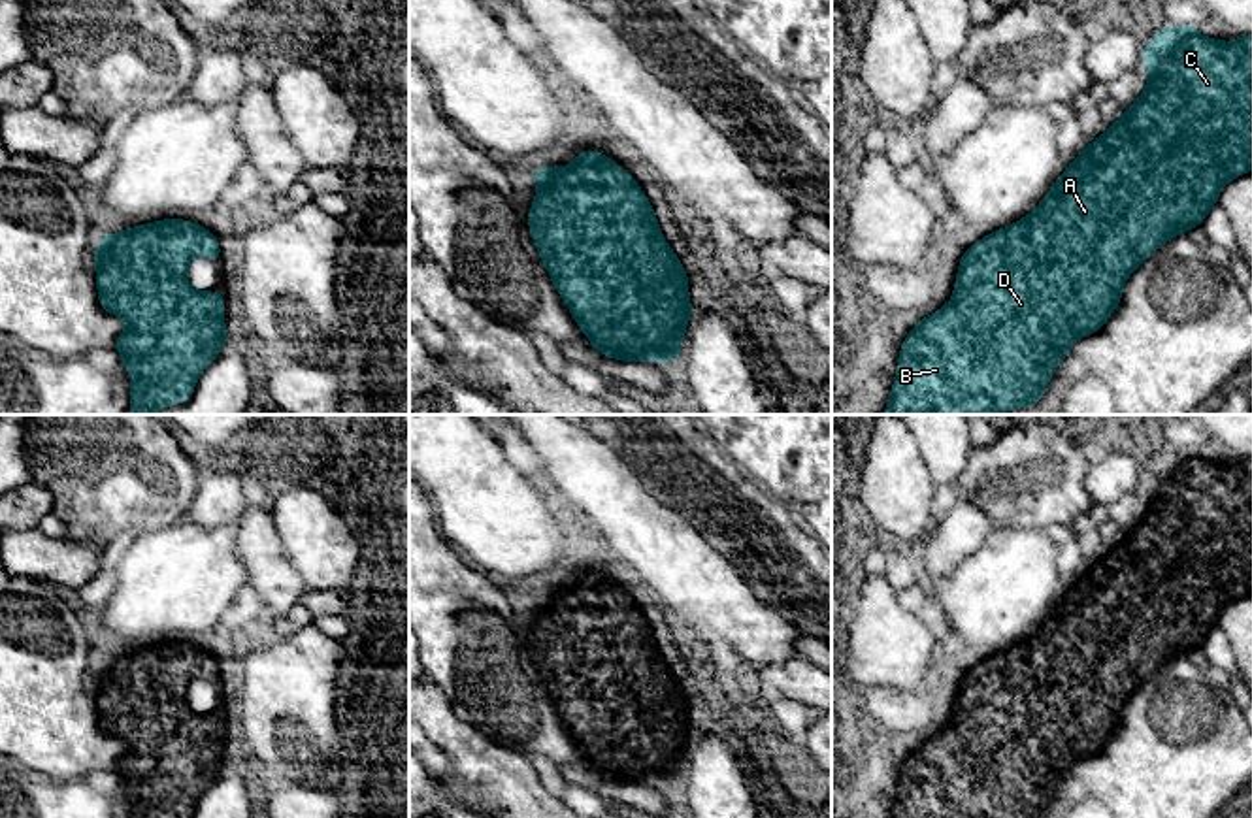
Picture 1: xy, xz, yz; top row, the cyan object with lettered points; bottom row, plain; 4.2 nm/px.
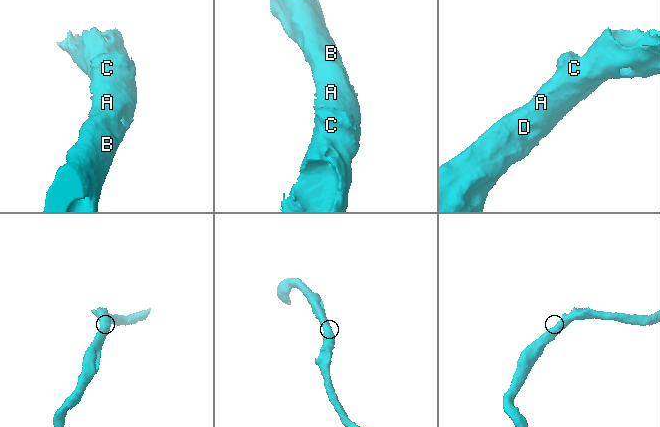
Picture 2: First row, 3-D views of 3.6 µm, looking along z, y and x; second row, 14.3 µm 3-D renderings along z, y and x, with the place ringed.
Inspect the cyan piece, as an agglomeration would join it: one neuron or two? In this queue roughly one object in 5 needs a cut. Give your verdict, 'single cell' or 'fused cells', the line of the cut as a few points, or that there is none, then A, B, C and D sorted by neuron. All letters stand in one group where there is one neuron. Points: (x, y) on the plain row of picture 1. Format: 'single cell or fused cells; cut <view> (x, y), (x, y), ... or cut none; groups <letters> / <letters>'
single cell; cut none; groups A B C D

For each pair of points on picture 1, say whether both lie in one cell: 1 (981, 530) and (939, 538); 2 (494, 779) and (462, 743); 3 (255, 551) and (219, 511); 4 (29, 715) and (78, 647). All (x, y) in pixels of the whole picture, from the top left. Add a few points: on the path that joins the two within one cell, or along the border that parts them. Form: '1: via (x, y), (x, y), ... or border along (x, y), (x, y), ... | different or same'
1: via (971, 530), (958, 538), (949, 538) | same
2: via (485, 769), (470, 752) | same
3: border along (247, 506), (234, 519) | different
4: via (31, 698), (61, 664) | same

